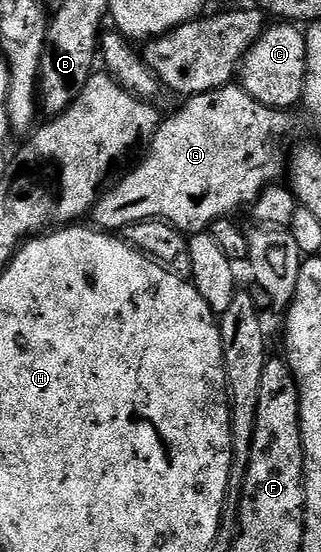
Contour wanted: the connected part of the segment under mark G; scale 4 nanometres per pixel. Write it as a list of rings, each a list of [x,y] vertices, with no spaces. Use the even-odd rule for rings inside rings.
[[[229,86],[226,88],[219,88],[218,90],[210,90],[206,94],[198,94],[197,96],[189,96],[183,101],[184,104],[172,117],[165,119],[161,123],[160,129],[153,134],[150,143],[147,145],[148,157],[137,166],[133,172],[128,172],[112,189],[105,191],[103,195],[96,201],[96,207],[92,209],[90,216],[95,227],[101,230],[123,230],[130,227],[132,224],[137,224],[143,220],[164,220],[168,224],[172,224],[185,236],[191,238],[204,233],[211,229],[213,222],[216,220],[223,220],[231,217],[232,212],[236,212],[240,207],[250,206],[258,198],[258,194],[269,184],[277,183],[285,175],[286,172],[286,152],[283,152],[284,139],[292,132],[292,116],[291,111],[277,111],[268,105],[263,105],[258,102],[245,88],[241,86]]]

